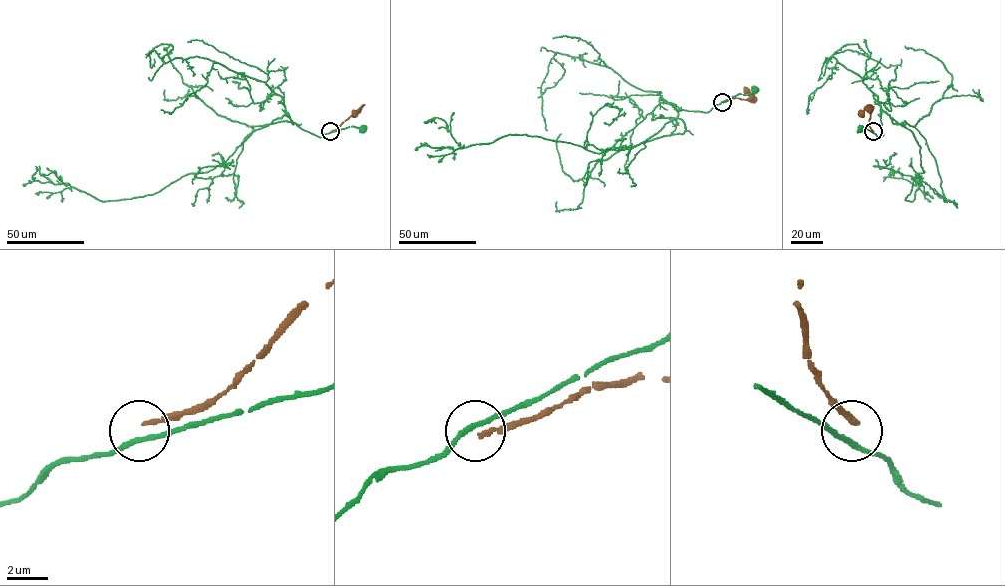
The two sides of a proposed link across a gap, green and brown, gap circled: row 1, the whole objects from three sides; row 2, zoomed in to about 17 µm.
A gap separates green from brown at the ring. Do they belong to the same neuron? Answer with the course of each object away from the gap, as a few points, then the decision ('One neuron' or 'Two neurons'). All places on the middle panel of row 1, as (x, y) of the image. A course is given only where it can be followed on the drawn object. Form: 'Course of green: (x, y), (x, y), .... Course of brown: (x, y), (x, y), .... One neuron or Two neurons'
Course of green: (722, 101), (738, 94), (748, 95), (754, 89). Course of brown: (722, 102), (747, 99), (749, 94), (746, 91). Two neurons

